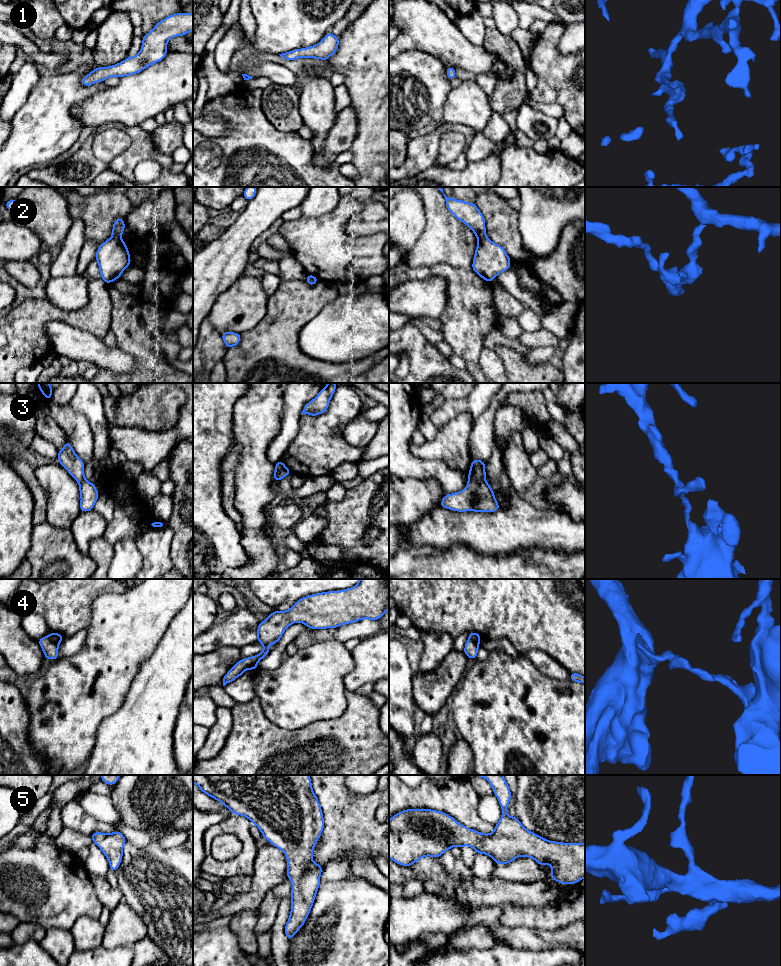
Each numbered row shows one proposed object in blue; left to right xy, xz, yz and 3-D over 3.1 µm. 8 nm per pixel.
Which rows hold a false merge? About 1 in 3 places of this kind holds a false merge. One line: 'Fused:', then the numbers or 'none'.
Fused: 2, 3, 4

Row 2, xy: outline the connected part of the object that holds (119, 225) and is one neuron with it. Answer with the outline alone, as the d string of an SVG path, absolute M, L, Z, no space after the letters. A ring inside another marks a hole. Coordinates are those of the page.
M116 218L113 223L112 237L121 238L123 231L125 230L125 222L121 218Z

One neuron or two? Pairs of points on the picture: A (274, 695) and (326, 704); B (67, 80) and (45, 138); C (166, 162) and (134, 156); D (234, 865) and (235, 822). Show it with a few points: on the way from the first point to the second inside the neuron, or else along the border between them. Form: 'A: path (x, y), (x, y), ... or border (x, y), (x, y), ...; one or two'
A: path (287, 695), (313, 695); one
B: path (57, 94), (50, 102), (45, 124); one
C: path (158, 156), (155, 154), (142, 154); one
D: path (245, 854), (246, 839), (242, 833); one

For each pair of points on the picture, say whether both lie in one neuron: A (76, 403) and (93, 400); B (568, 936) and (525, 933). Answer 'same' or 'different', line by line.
A: same
B: same

